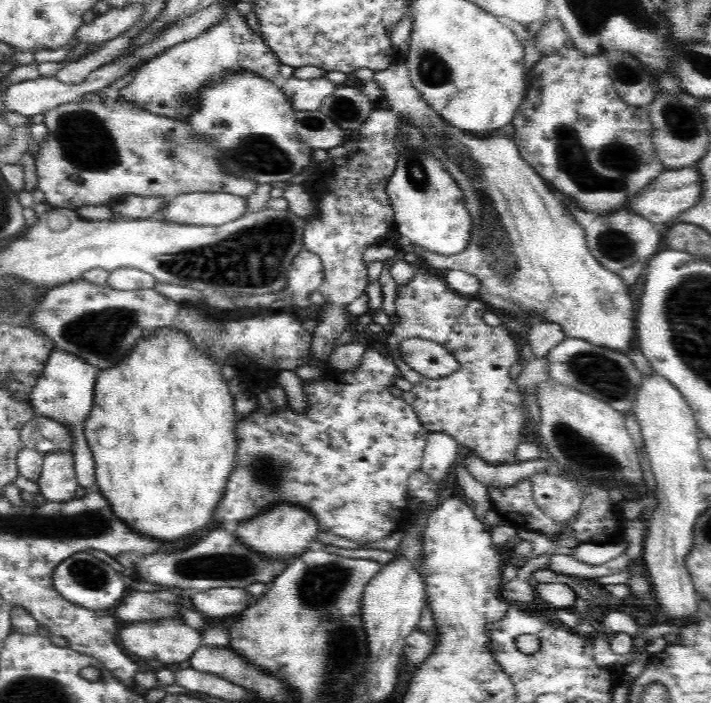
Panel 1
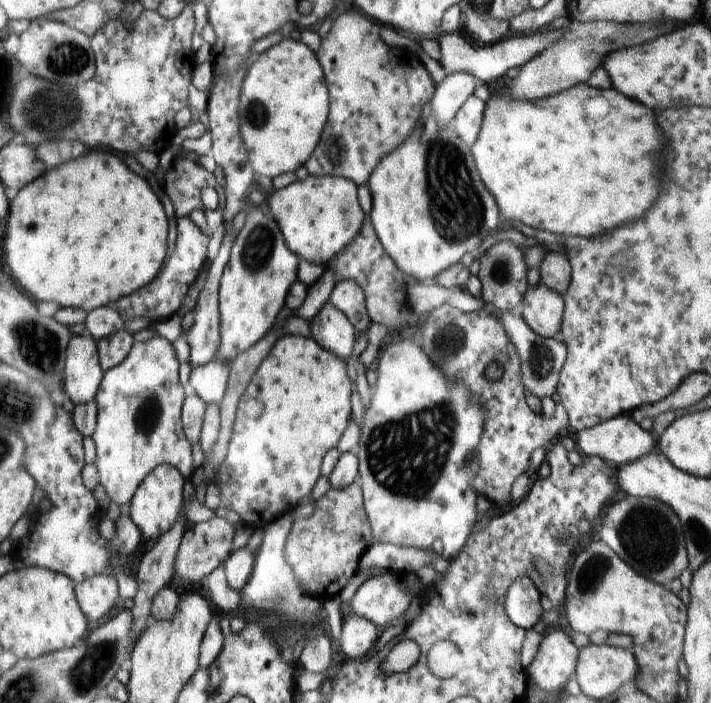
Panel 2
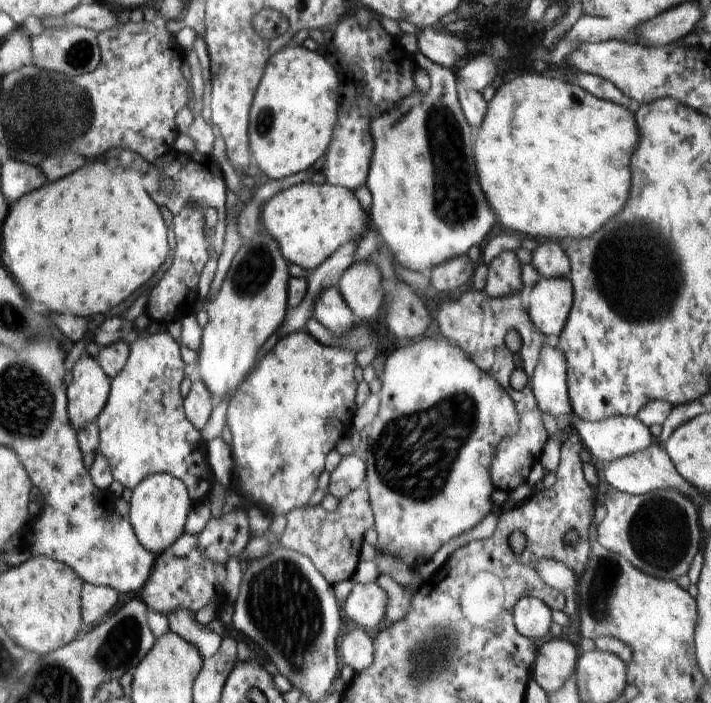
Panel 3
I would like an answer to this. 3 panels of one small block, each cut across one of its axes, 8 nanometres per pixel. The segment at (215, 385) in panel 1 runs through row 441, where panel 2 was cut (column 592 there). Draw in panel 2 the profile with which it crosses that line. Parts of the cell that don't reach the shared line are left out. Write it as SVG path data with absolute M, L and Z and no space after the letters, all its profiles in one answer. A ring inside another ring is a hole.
M588 83L577 84L572 88L567 88L556 95L540 98L538 101L530 100L509 100L508 92L491 96L483 112L483 121L476 142L472 145L471 153L474 158L480 180L485 184L488 192L496 198L502 219L507 221L522 222L526 226L538 228L538 230L548 230L560 234L564 237L581 236L584 238L597 237L630 220L638 220L644 216L648 208L652 208L654 200L660 194L660 154L664 148L658 148L660 130L652 118L652 110L642 106L640 102L620 94L614 87L601 89L591 87Z

